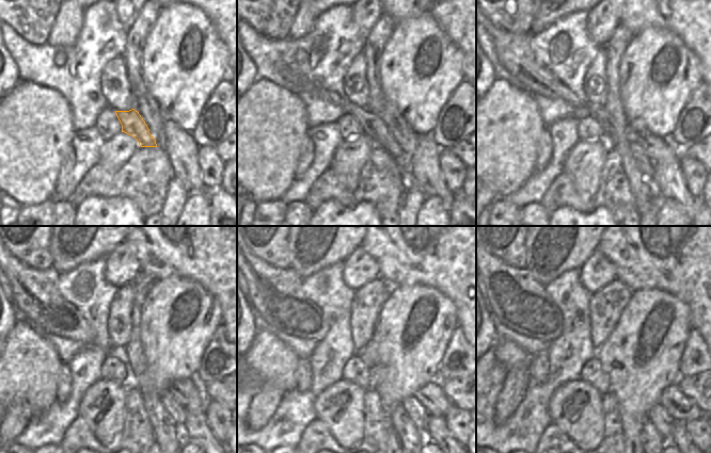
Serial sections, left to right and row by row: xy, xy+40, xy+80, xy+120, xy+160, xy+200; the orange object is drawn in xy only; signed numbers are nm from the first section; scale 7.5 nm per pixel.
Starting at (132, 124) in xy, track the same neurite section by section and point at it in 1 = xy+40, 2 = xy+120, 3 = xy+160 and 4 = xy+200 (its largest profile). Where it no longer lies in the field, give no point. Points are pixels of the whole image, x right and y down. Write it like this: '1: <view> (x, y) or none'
1: xy+40 (373, 126)
2: xy+120 (35, 292)
3: xy+160 (277, 294)
4: xy+200 (518, 298)

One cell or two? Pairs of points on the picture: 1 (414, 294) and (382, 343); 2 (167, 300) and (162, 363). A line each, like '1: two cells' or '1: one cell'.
1: one cell
2: one cell

